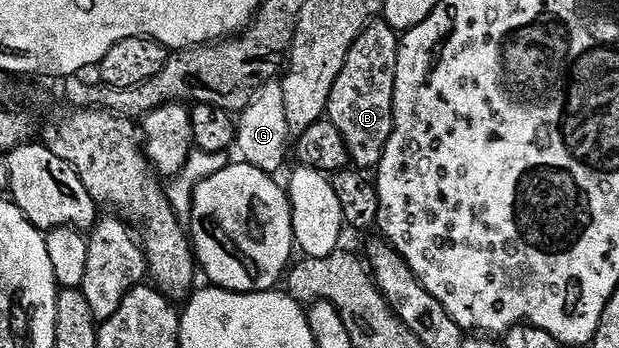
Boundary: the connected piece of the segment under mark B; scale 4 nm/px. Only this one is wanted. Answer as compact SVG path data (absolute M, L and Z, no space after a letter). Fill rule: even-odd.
M370 22L360 37L353 42L353 48L349 51L347 61L331 91L327 119L335 125L335 129L339 129L349 149L349 158L354 168L377 168L393 132L398 46L398 32L388 23Z

